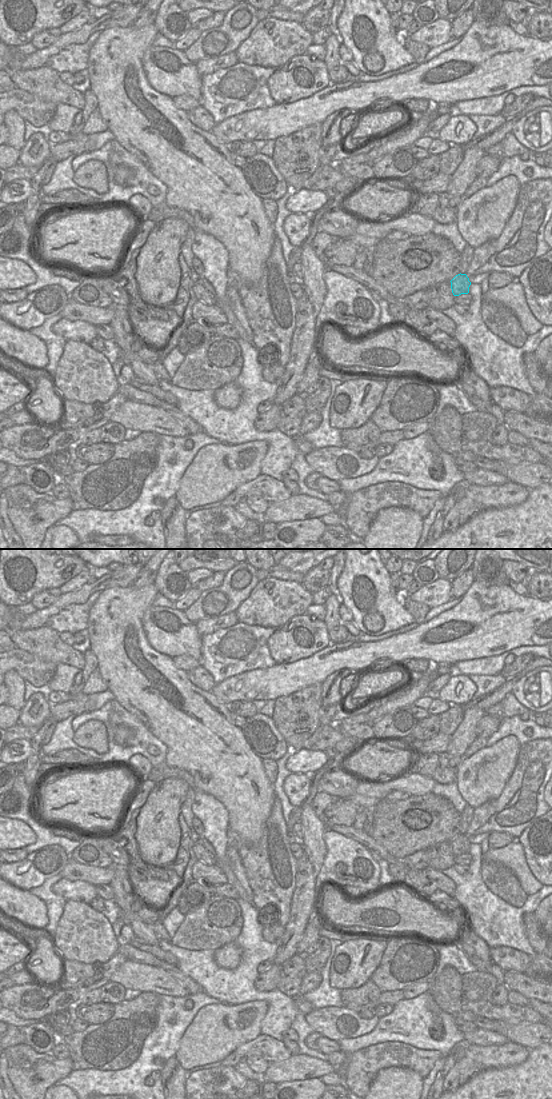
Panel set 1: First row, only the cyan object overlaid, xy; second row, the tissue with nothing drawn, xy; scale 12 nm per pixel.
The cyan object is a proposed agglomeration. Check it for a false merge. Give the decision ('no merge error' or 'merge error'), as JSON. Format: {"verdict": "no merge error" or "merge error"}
{"verdict": "no merge error"}

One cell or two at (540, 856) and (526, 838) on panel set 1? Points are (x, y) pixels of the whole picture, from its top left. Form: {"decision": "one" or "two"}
{"decision": "one"}

